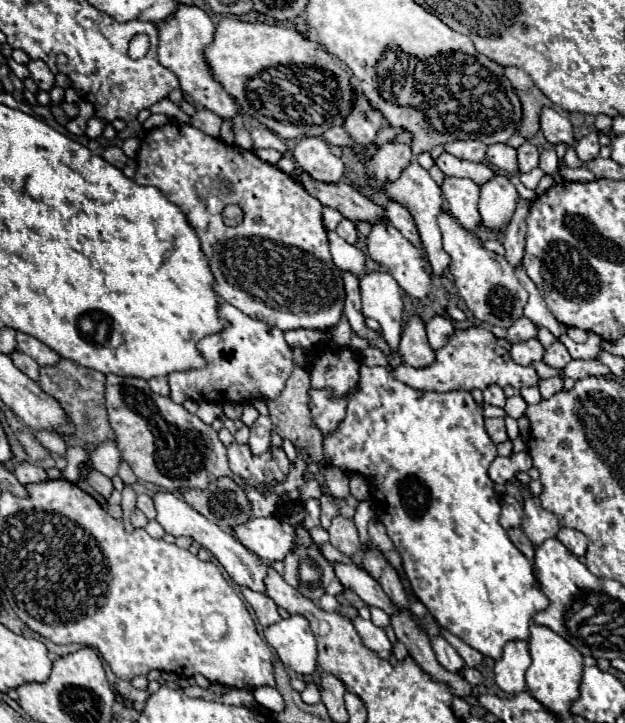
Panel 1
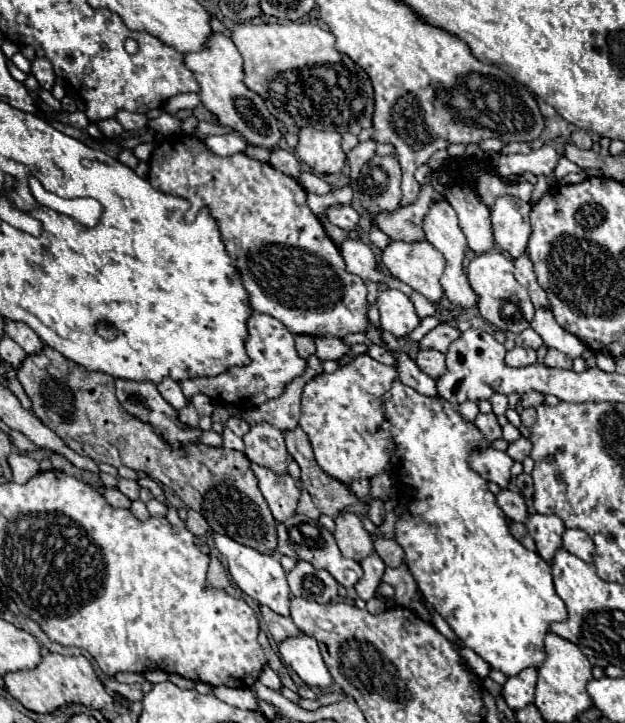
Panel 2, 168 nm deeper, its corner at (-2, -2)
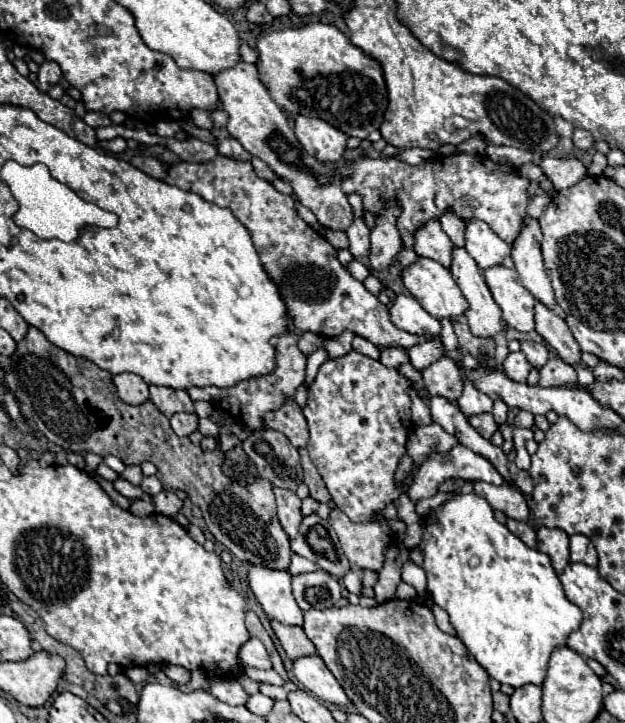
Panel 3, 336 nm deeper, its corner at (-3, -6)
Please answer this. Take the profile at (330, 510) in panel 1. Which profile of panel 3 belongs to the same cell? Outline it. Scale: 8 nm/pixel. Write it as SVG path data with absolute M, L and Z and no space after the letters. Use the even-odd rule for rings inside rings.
M299 448L299 454L301 454L301 466L303 466L303 472L305 472L303 482L307 484L311 498L315 498L317 502L329 504L329 502L331 502L331 496L329 496L329 492L327 492L327 488L325 488L325 484L323 484L321 476L319 476L319 472L317 472L315 464L311 462L311 458L309 458L307 450L305 450L305 448Z

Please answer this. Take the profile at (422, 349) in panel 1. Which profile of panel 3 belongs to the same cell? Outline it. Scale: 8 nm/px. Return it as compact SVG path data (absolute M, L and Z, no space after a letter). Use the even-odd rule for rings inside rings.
M441 356L437 362L427 366L421 374L425 388L429 390L431 396L445 396L451 402L455 402L461 396L463 382L455 362L449 356Z

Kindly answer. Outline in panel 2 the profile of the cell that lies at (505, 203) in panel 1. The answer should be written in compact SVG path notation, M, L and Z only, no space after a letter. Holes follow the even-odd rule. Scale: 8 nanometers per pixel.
M502 196L494 202L492 210L492 228L496 244L510 254L512 260L526 254L528 238L532 234L530 226L530 204L518 202L514 196Z

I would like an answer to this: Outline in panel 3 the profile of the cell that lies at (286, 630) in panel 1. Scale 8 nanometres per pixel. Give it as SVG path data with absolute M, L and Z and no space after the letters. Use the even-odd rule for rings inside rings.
M317 654L297 658L293 662L293 674L303 684L305 690L313 692L321 700L335 706L349 704L349 698L343 692L341 684L335 680L335 676L329 672L325 662Z

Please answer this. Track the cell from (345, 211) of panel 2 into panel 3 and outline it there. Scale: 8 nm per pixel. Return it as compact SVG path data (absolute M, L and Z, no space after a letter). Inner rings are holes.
M237 62L233 68L213 74L213 82L217 86L223 112L227 112L229 116L227 132L235 140L239 140L249 154L259 156L265 164L269 164L279 178L291 182L297 198L317 216L319 224L331 230L347 230L353 222L353 210L347 196L341 192L339 180L333 176L333 164L319 162L301 148L293 130L287 124L285 114L271 100L265 86L259 82L255 64Z

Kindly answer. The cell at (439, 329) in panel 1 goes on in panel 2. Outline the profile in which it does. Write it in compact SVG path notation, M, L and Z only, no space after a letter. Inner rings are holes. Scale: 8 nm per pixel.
M438 324L434 330L430 330L422 340L420 340L420 350L438 350L438 352L446 352L448 346L460 336L460 330L448 324Z

